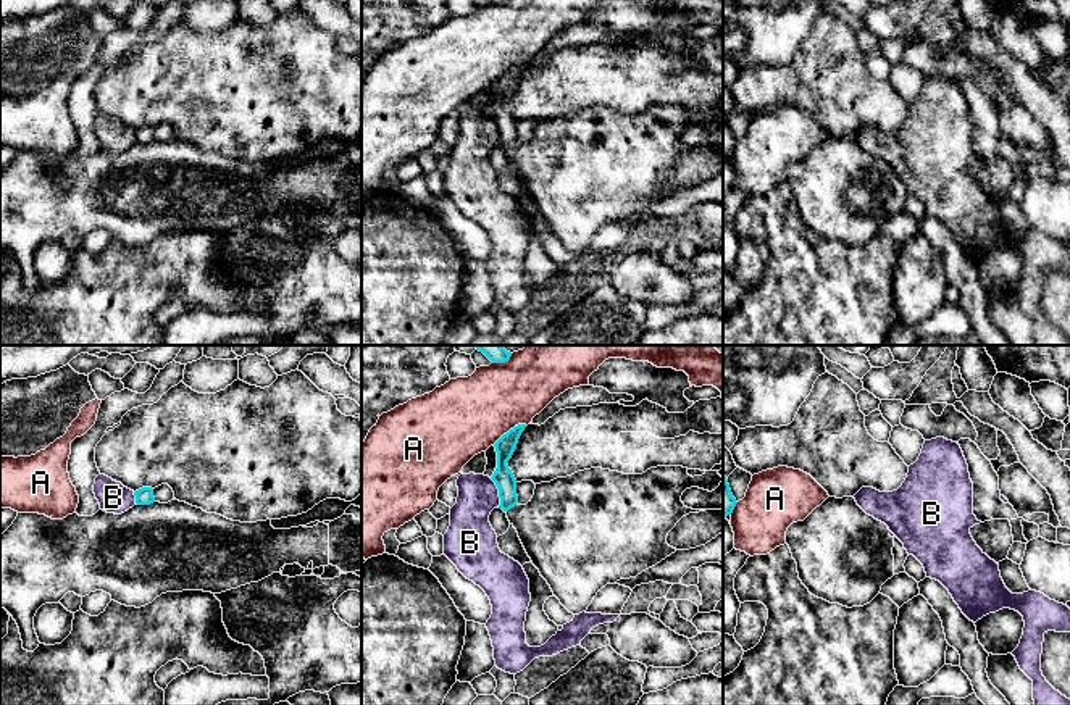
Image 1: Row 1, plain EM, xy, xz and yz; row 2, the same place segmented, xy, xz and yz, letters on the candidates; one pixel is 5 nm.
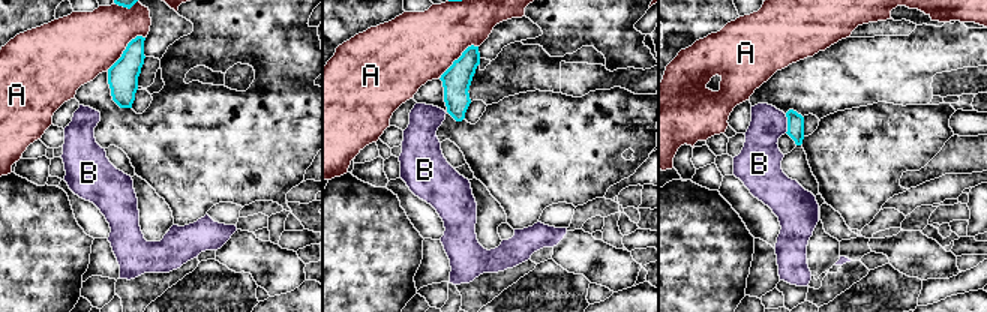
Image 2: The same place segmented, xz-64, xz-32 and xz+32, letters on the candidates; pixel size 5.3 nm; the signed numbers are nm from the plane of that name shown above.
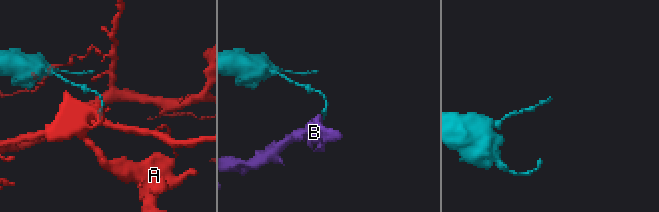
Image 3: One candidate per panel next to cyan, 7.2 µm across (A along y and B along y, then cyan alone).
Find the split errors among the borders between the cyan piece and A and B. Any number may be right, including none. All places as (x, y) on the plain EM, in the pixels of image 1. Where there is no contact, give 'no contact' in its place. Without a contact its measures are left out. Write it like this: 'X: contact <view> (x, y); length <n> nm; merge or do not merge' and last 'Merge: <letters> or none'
A: contact xz (510, 68); length 200 nm; do not merge
B: contact xz (499, 131); length 160 nm; do not merge
Merge: none

